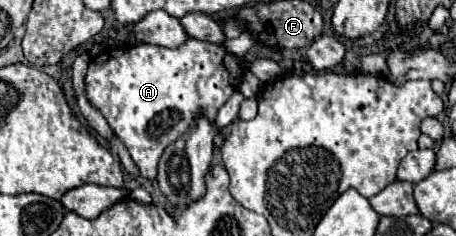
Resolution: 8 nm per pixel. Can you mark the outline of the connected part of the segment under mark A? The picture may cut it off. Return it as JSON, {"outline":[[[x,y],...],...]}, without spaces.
{"outline":[[[242,31],[236,39],[224,39],[222,43],[206,43],[188,39],[176,49],[160,47],[160,45],[134,45],[124,51],[106,49],[100,55],[96,55],[86,71],[84,79],[84,91],[92,107],[96,107],[104,119],[108,121],[114,135],[126,145],[130,157],[138,165],[142,177],[156,179],[158,175],[158,161],[164,149],[180,139],[184,131],[190,127],[190,123],[196,117],[206,117],[210,123],[214,123],[218,109],[232,97],[232,93],[238,89],[240,79],[246,71],[246,53],[252,47],[250,33]]]}

